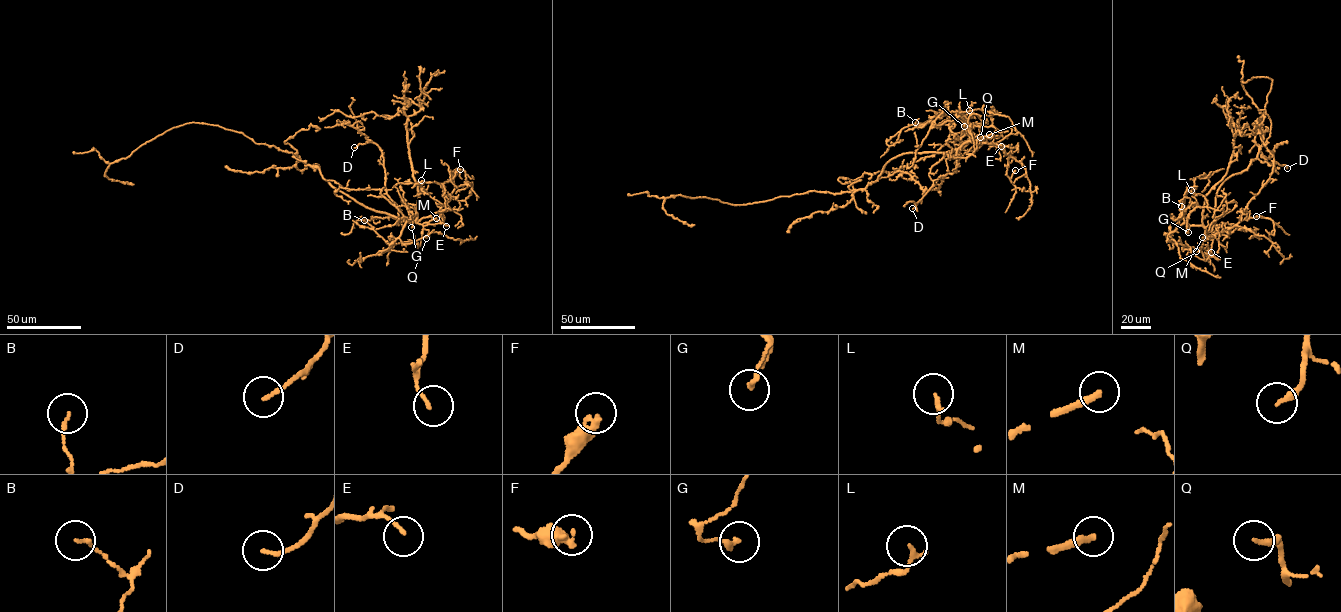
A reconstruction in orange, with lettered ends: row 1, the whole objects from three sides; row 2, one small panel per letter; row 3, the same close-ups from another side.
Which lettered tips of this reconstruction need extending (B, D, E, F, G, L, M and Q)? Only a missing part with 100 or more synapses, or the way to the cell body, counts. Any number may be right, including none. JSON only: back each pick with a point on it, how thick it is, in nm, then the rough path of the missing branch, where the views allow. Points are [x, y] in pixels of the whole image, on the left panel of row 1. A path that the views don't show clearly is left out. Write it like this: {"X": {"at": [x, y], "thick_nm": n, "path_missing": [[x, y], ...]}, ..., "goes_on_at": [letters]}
{"M": {"at": [436, 218], "thick_nm": 240, "path_missing": [[436, 218], [457, 216], [464, 203], [462, 209], [469, 216]]}, "goes_on_at": ["M"]}

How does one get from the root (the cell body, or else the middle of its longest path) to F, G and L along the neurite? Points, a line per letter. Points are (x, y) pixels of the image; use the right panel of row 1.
F: (1227, 178), (1216, 195), (1215, 221), (1205, 236), (1227, 231), (1249, 217), (1263, 217), (1256, 216)
G: (1227, 178), (1216, 195), (1212, 229), (1206, 233), (1202, 225), (1191, 225), (1188, 232)
L: (1227, 178), (1216, 195), (1215, 221), (1206, 233), (1202, 222), (1205, 196), (1191, 190)

